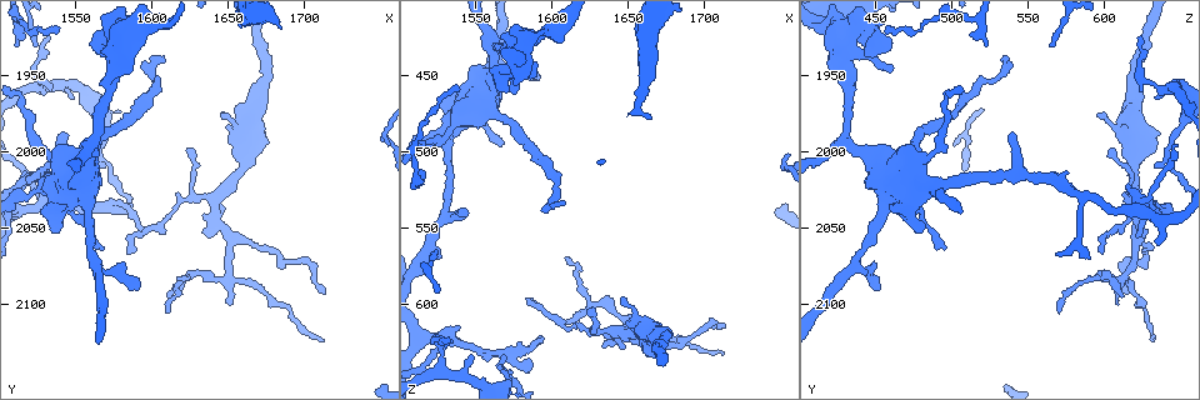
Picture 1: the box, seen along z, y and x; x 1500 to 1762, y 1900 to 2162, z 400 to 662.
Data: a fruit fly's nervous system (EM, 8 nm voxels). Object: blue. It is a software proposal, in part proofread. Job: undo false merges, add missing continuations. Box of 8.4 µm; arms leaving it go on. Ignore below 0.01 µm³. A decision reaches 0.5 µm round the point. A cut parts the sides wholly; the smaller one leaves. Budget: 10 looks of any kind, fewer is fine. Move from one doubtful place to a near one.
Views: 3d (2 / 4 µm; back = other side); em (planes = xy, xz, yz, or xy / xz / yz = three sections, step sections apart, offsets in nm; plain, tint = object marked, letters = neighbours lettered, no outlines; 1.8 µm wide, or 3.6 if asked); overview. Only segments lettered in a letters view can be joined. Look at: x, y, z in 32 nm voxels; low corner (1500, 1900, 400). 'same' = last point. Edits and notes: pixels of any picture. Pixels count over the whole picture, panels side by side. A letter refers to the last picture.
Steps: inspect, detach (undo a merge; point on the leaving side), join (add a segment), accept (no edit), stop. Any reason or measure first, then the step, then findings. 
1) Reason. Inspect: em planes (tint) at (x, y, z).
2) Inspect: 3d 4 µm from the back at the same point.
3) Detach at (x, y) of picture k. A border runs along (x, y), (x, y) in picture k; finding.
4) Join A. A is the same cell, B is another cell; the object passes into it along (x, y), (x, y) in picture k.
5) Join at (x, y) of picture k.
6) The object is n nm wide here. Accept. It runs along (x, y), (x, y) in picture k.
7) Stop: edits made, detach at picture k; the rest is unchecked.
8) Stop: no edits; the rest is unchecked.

Inspect: em planes (letters) at (1610, 1942, 534).

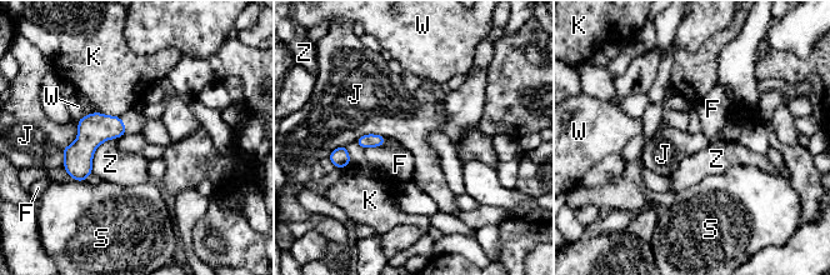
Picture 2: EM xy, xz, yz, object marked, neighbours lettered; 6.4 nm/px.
Accept. F, J, K, S, W and Z are other cells; a border runs along (78, 120), (63, 166) in picture 2; none of them fits.

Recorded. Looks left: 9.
Branch stops here. Inspect: 3d 2 µm from the back at (1564, 1918, 450).

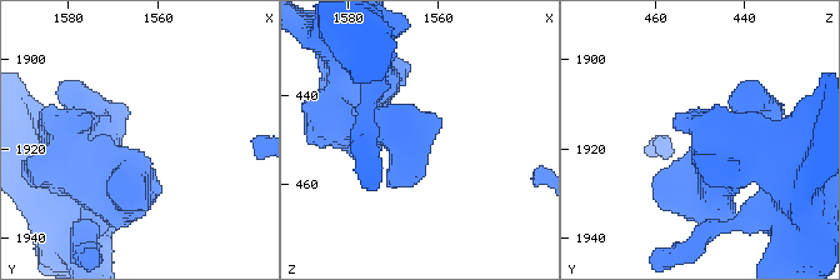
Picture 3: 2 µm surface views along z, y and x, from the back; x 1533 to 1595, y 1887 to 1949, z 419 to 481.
Inspect: em planes (letters) at (1563, 1920, 450).

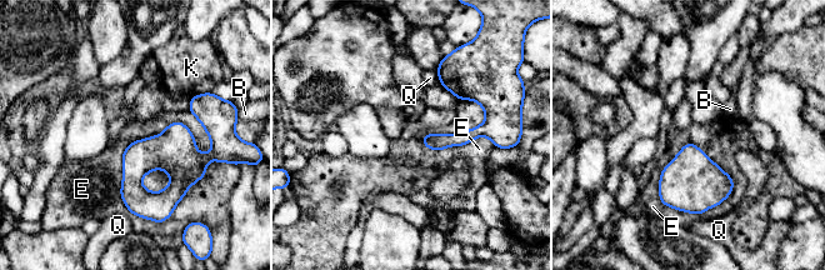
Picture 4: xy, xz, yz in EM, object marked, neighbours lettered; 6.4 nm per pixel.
Accept. B, E, K and Q are other cells; no lettered segment goes on from it.

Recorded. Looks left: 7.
Free end. Inspect: em planes (tint) at (1558, 1996, 454).

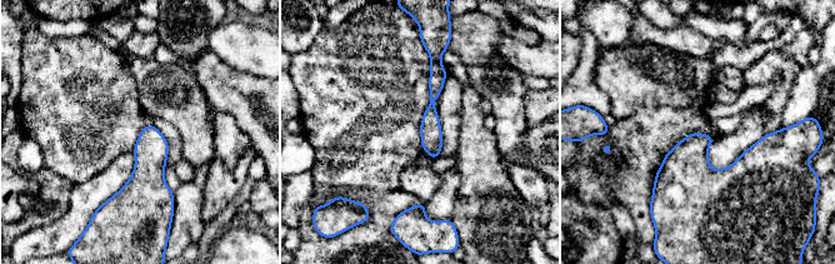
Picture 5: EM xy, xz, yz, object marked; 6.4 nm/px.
Inspect: em planes (letters) at the same point.

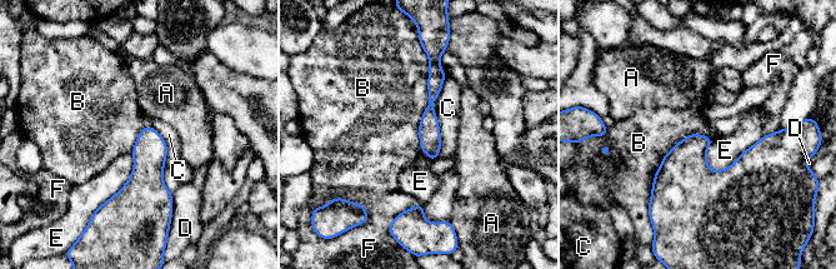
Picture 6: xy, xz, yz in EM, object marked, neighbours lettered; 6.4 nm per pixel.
Accept. A, B, C, D, E and F are other cells; a border runs along (422, 48), (429, 80), (419, 148) in picture 6; no lettered segment goes on from it.

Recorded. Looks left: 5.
A fork. Inspect: em yz step 8 (letters) at (1530, 2030, 622).

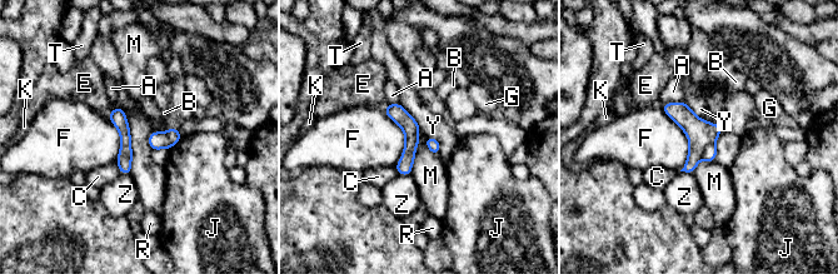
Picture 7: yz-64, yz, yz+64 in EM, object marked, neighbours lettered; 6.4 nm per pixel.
Detach at (709, 154) of picture 7. A, B, C, E, F, G, J, K, M, R, T, Y and Z are other cells; a border runs along (713, 143), (704, 149), (701, 157) in picture 7; a second cell is stuck on.

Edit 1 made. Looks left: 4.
Stop: edits made, detach at picture 7; the rest is unchecked.

